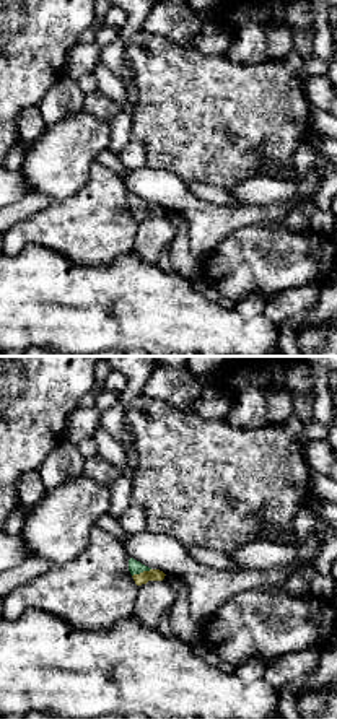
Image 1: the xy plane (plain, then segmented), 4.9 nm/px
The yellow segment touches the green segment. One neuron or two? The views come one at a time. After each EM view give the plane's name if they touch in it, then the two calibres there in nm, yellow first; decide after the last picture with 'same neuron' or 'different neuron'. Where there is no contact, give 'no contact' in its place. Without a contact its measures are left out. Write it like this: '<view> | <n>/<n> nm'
xy | 60/70 nm

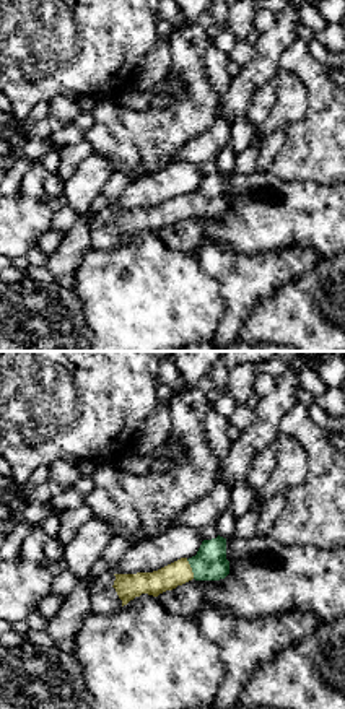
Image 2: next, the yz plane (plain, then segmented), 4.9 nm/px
yz | 120/170 nm

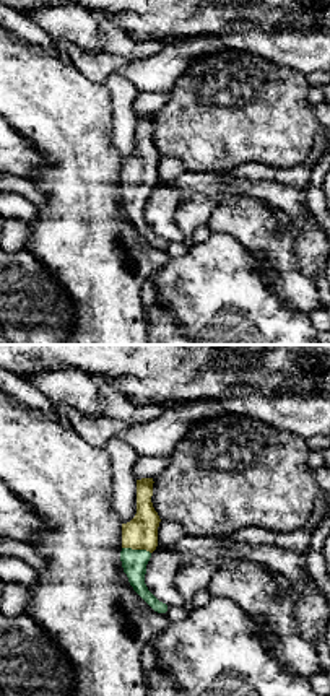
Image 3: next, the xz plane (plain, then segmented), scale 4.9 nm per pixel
xz | 160/130 nm

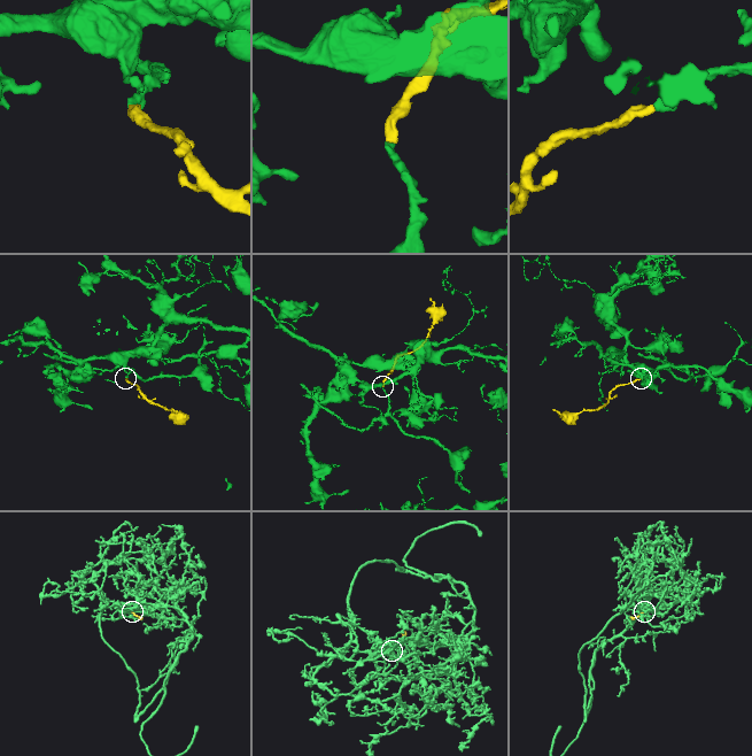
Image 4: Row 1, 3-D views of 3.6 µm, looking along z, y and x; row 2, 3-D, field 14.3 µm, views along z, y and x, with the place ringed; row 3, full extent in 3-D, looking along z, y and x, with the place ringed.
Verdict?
same neuron

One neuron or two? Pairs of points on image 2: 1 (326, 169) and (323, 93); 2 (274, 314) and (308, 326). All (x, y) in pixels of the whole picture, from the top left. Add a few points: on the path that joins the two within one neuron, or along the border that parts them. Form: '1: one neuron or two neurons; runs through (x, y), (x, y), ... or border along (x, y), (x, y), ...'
1: one neuron; runs through (326, 150), (324, 113)
2: one neuron; runs through (282, 317), (300, 319)

